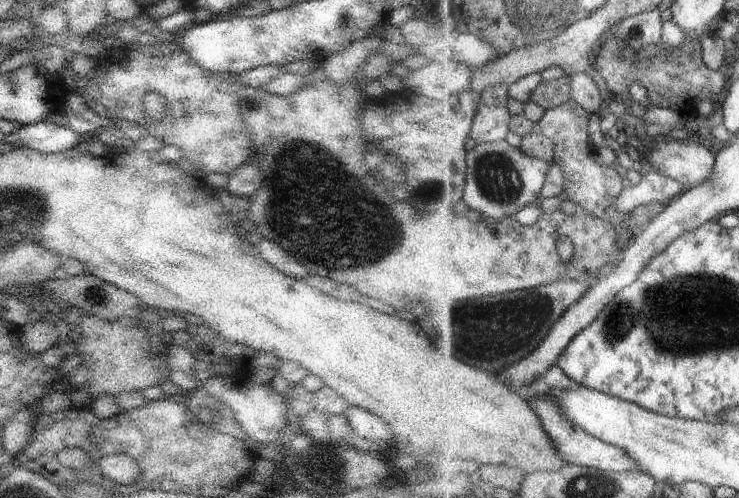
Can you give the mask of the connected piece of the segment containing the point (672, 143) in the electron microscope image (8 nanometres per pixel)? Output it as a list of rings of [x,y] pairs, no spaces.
[[[666,136],[659,138],[659,141],[661,142],[657,142],[654,148],[648,149],[648,162],[654,169],[686,184],[687,189],[694,188],[712,178],[715,173],[717,156],[714,156],[714,152],[708,146],[698,142],[690,143],[686,139],[671,140]]]

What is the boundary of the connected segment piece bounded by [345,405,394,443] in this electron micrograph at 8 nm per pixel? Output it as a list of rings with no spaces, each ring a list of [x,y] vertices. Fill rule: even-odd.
[[[350,405],[347,408],[345,417],[350,422],[355,435],[372,440],[372,442],[392,443],[394,434],[386,422],[382,422],[376,414],[369,410]]]

